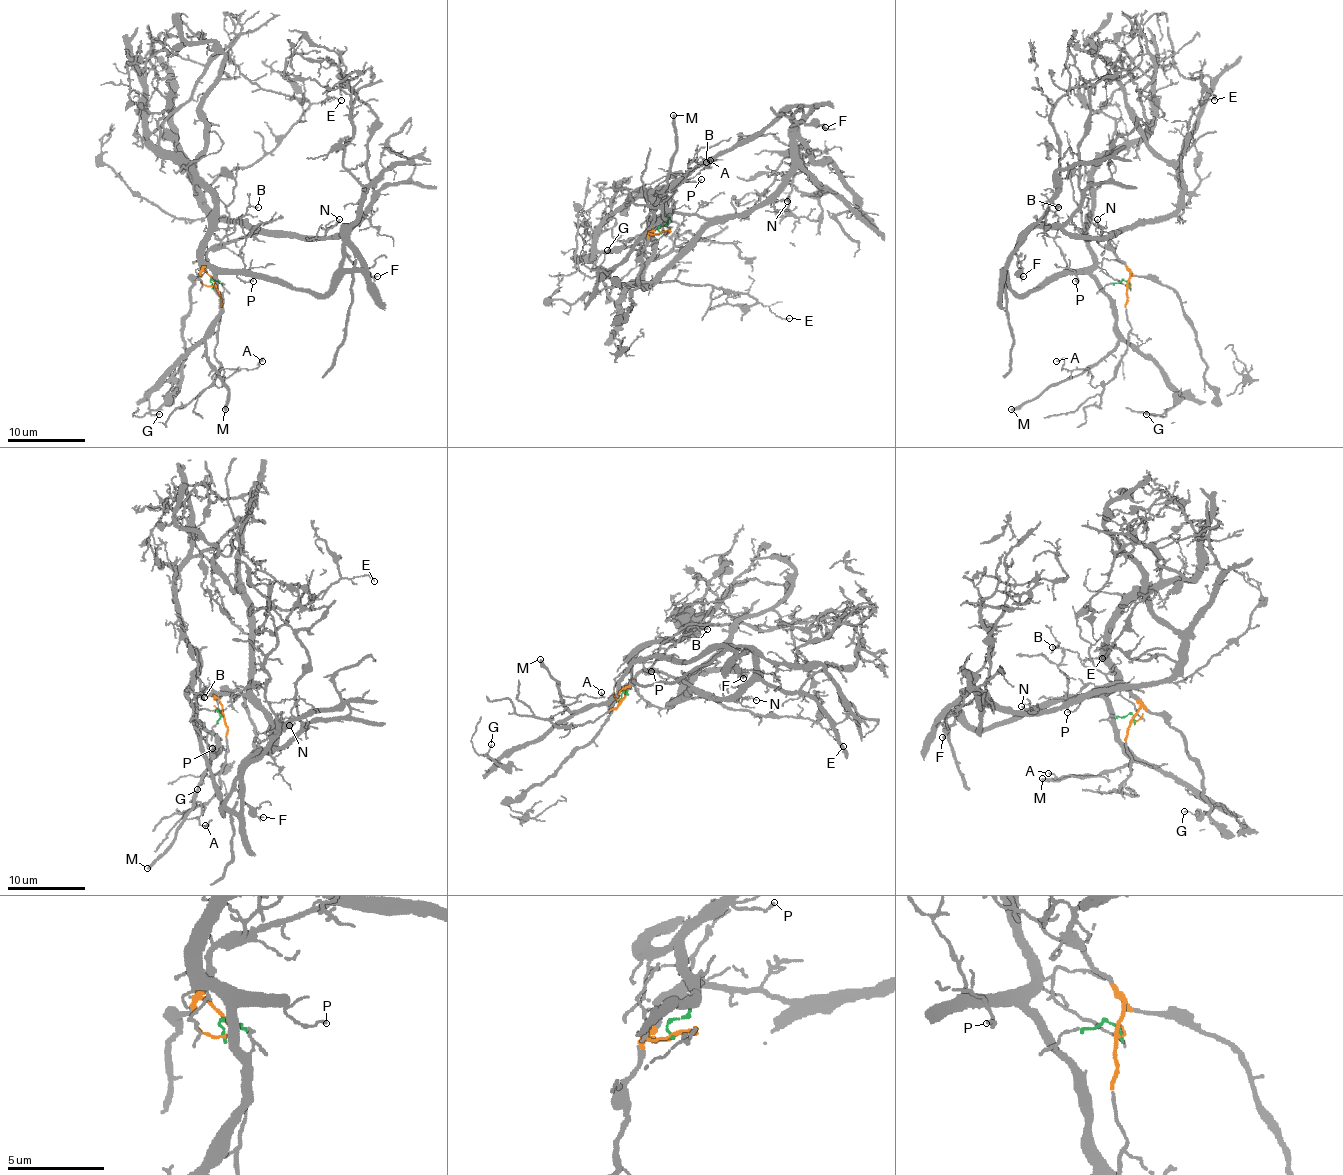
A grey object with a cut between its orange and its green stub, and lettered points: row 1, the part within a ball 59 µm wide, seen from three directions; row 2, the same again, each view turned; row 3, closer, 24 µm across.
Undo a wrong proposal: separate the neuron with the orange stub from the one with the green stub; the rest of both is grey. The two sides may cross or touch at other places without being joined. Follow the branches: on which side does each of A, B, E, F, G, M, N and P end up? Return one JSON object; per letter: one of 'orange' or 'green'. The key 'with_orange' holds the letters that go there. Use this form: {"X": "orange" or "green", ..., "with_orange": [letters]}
{"A": "green", "B": "green", "E": "orange", "F": "green", "G": "green", "M": "green", "N": "orange", "P": "green", "with_orange": ["E", "N"]}

